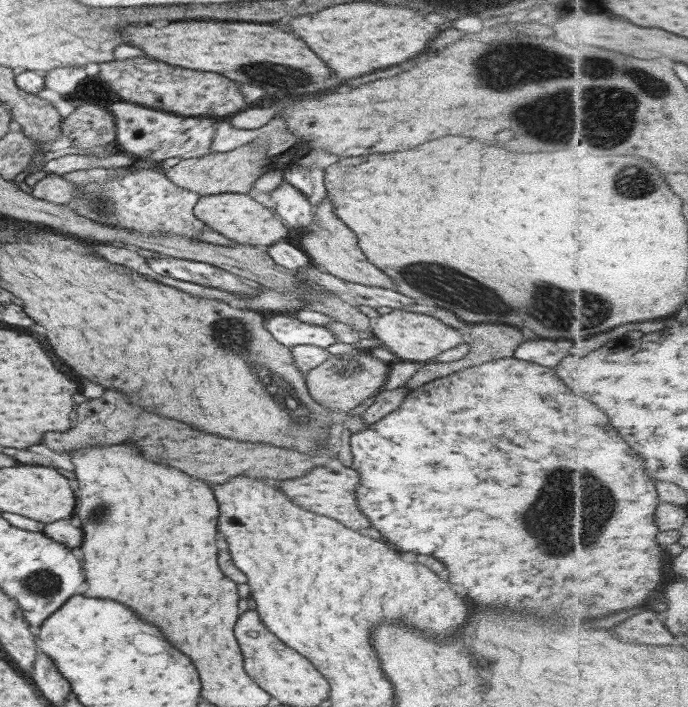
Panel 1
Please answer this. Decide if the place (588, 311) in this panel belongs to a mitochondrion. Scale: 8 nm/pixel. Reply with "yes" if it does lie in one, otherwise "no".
yes

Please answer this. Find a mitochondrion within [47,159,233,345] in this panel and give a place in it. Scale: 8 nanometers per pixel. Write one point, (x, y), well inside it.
(101, 204)

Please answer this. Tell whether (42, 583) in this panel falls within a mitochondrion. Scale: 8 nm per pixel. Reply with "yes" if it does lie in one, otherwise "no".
yes

